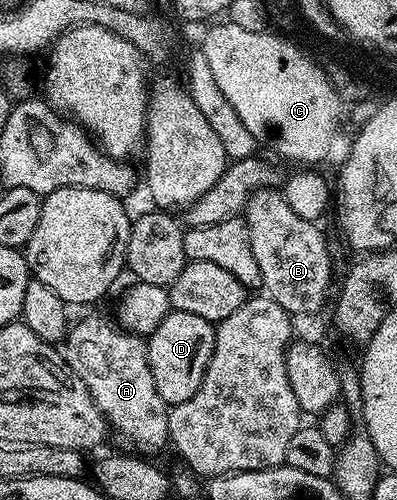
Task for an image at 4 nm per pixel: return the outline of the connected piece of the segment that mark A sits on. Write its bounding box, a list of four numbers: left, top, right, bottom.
[62,317,169,455]

